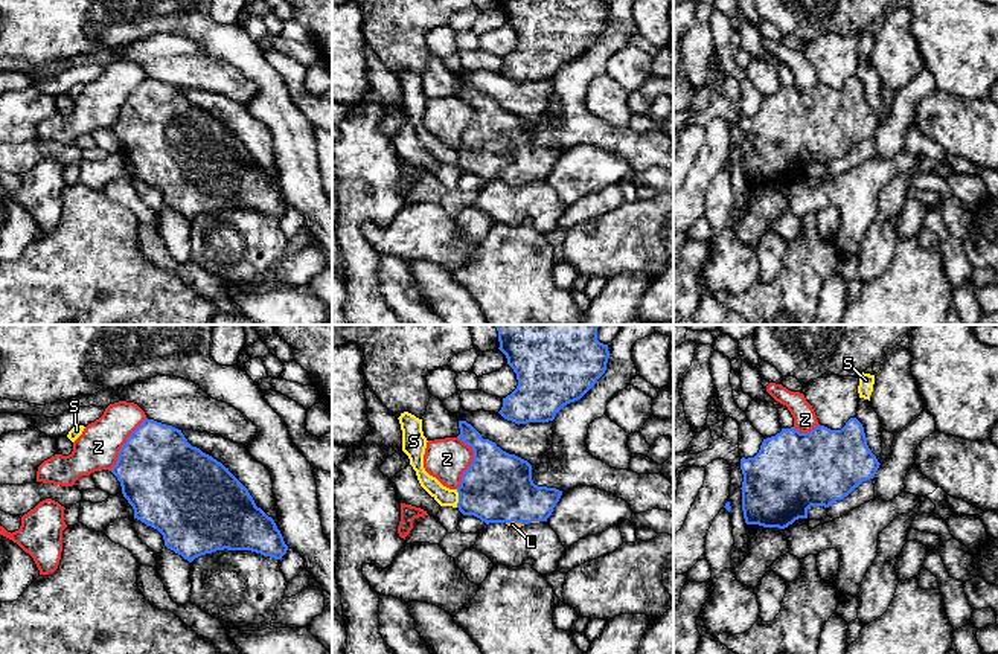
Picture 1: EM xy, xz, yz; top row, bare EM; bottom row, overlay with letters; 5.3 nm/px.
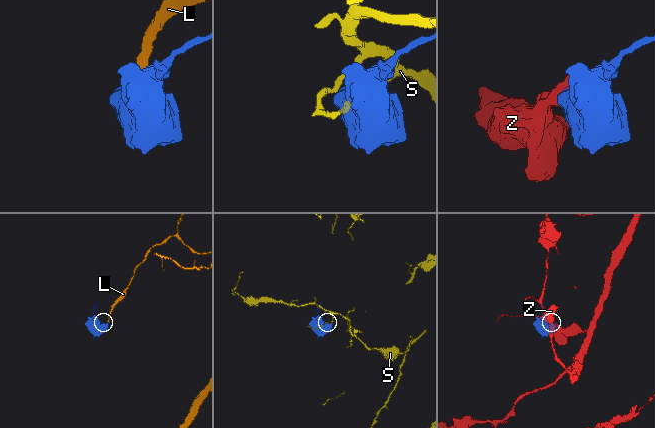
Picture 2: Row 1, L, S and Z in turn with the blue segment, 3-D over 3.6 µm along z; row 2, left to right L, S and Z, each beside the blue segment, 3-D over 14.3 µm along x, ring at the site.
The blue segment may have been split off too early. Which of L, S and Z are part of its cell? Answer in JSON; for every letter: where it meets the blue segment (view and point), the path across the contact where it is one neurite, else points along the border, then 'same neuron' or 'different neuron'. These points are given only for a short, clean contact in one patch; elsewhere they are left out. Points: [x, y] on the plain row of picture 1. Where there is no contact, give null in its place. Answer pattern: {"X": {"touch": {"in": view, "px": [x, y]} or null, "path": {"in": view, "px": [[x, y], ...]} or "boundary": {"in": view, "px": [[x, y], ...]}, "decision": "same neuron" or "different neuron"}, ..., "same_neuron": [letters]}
{"L": {"touch": {"in": "xz", "px": [515, 180]}, "path": {"in": "xz", "px": [[497, 145], [515, 163], [515, 180], [512, 183]]}, "decision": "same neuron"}, "S": {"touch": {"in": "xz", "px": [459, 157]}, "boundary": {"in": "xz", "px": [[456, 148], [457, 165]]}, "decision": "different neuron"}, "Z": {"touch": {"in": "xz", "px": [473, 121]}, "decision": "different neuron"}, "same_neuron": ["L"]}

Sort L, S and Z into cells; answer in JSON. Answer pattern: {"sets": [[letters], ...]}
{"sets": [["L"], ["S"], ["Z"]]}

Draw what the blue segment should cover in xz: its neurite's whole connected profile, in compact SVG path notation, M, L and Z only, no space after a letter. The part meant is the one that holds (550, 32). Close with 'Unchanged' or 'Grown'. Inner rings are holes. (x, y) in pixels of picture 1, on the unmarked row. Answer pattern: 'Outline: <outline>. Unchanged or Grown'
Outline: M500 0L498 6L517 32L517 47L498 70L515 82L549 81L567 63L581 58L605 32L608 3L600 0Z. Unchanged

